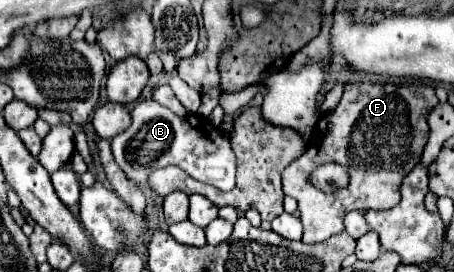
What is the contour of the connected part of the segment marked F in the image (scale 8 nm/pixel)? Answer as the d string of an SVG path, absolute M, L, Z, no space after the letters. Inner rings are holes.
M346 83L336 109L322 115L312 129L308 149L286 167L282 175L284 193L298 201L304 225L304 243L320 243L344 229L342 219L350 211L392 209L400 201L404 173L410 173L422 157L428 141L428 111L438 103L434 87L426 83ZM402 99L408 107L412 129L410 161L402 161ZM322 163L340 163L350 169L350 183L326 195L308 183L308 175Z

